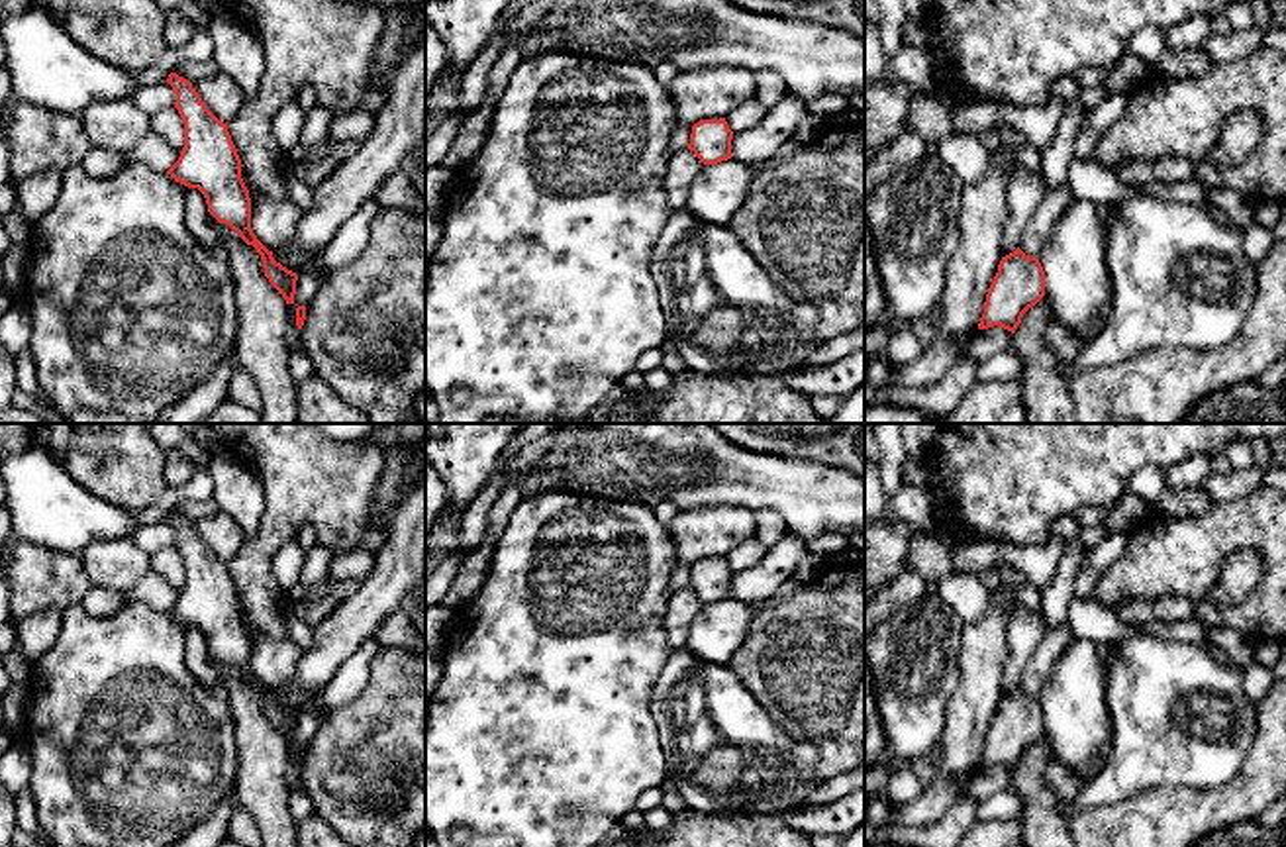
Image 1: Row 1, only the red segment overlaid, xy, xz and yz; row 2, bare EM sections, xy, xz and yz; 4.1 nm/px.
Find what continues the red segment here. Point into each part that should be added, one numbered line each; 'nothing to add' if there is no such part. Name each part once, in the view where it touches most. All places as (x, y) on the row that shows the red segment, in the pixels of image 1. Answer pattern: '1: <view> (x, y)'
nothing to add

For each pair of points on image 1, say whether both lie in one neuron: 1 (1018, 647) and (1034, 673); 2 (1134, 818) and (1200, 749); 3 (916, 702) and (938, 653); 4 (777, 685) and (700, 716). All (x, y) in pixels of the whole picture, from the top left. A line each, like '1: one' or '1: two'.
1: two
2: two
3: one
4: two

